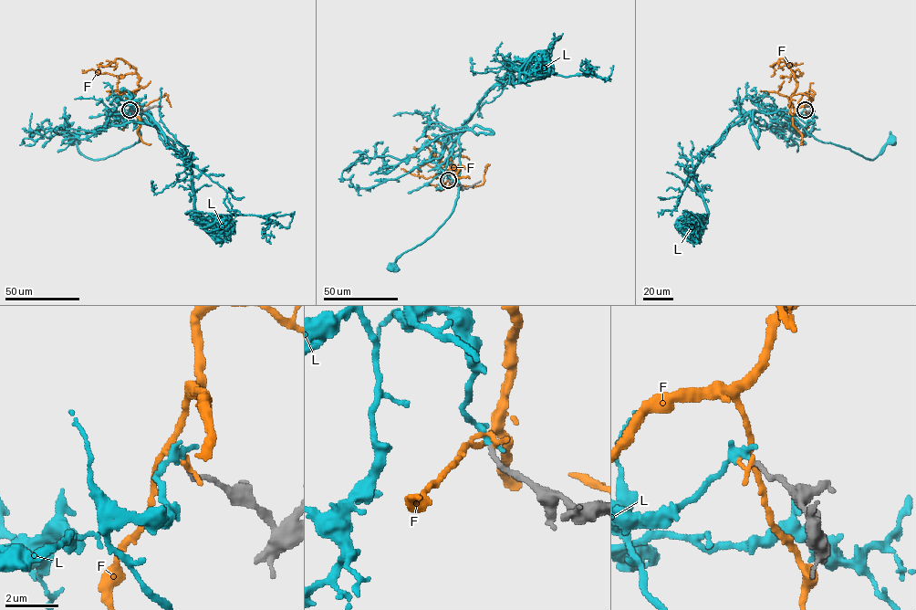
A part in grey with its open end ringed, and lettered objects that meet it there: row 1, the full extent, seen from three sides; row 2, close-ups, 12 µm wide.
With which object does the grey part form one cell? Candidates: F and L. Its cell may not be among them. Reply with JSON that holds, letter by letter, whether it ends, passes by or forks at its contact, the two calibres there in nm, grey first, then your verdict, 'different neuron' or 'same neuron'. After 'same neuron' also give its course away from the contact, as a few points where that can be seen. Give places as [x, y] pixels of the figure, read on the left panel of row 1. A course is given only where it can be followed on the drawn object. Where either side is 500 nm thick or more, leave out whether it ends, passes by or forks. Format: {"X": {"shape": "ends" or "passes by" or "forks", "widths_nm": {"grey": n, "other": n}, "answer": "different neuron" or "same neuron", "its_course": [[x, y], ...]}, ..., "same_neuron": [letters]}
{"F": {"shape": "ends", "widths_nm": {"grey": 170, "other": 180}, "answer": "different neuron"}, "L": {"shape": "ends", "widths_nm": {"grey": 170, "other": 340}, "answer": "same neuron", "its_course": [[130, 110], [126, 116], [140, 110], [140, 139], [133, 145], [105, 158], [92, 159], [79, 152], [73, 140]]}, "same_neuron": ["L"]}

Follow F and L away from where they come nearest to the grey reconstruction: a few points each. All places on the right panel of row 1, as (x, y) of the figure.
F: (805, 110), (799, 107), (796, 110), (791, 102), (796, 81), (785, 58), (771, 66), (775, 69), (771, 76)
L: (805, 110), (794, 116), (779, 114), (780, 110), (787, 110), (808, 134), (866, 158), (873, 159), (892, 140)

